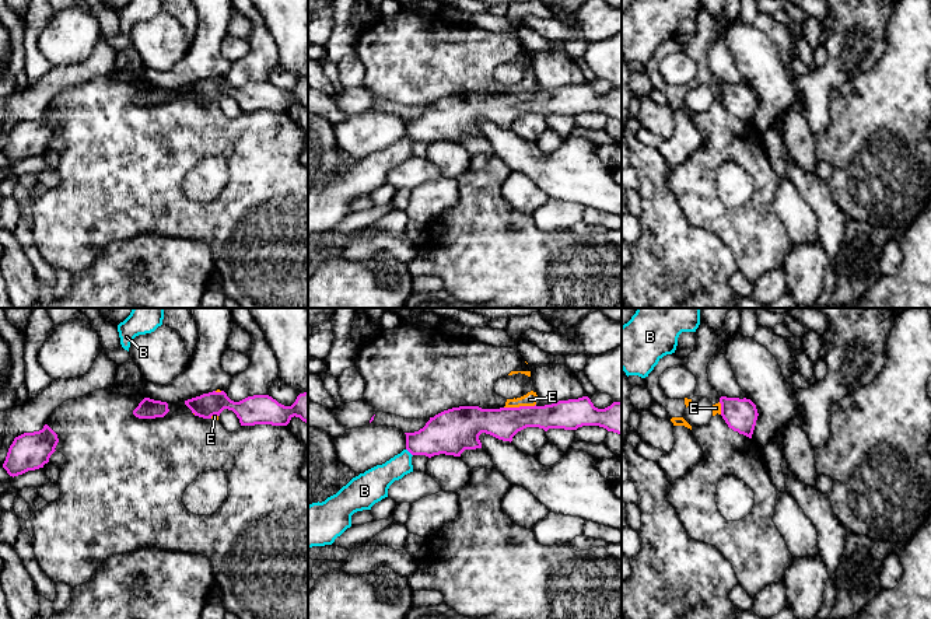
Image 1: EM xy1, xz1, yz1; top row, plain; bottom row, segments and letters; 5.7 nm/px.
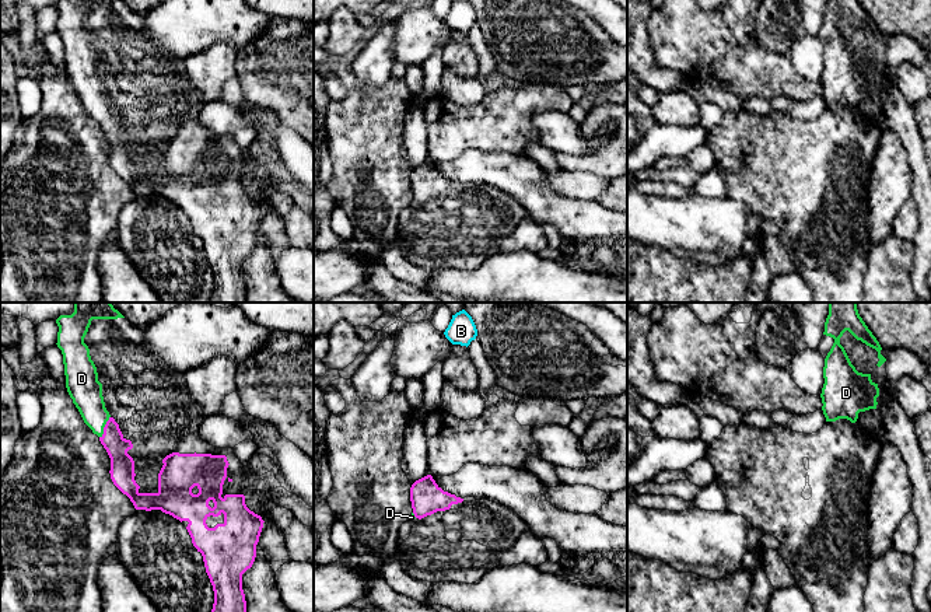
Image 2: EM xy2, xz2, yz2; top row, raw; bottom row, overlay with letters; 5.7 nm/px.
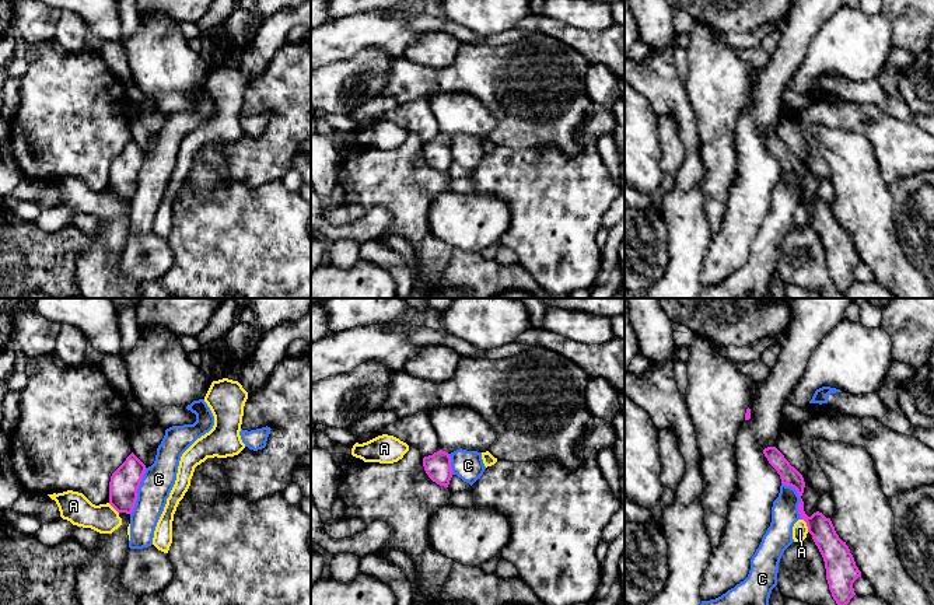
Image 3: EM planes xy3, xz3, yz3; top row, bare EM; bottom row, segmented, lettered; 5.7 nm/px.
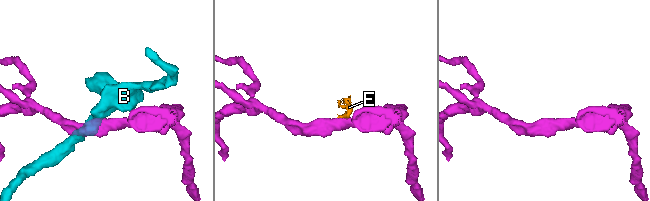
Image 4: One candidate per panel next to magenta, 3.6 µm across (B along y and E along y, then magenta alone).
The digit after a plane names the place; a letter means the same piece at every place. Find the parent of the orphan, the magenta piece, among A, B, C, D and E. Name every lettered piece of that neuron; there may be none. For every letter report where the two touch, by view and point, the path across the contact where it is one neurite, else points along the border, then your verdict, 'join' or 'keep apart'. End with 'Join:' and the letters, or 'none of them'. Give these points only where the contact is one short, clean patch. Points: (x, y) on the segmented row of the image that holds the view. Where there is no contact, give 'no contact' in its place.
A: meets magenta in yz3 at (807, 525); border along yz3 (801, 518), (808, 531); keep apart
B: meets magenta in xz1 at (409, 451); border along xz1 (406, 448), (412, 455); keep apart
C: meets magenta in xy3 at (136, 492); border along xy3 (146, 468), (130, 514); keep apart
D: meets magenta in xy2 at (104, 427); runs through xy2 (122, 467), (116, 446), (104, 427), (95, 416), (86, 391); join
E: meets magenta in xz1 at (520, 406); border along xz1 (535, 404), (504, 408); keep apart
Join: D

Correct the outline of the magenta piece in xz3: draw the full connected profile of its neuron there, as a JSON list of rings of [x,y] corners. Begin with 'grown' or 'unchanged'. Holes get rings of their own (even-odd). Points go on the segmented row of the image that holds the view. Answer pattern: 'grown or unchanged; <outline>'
unchanged; [[[440,450],[423,458],[423,466],[428,478],[440,486],[448,487],[452,478],[451,457]]]

